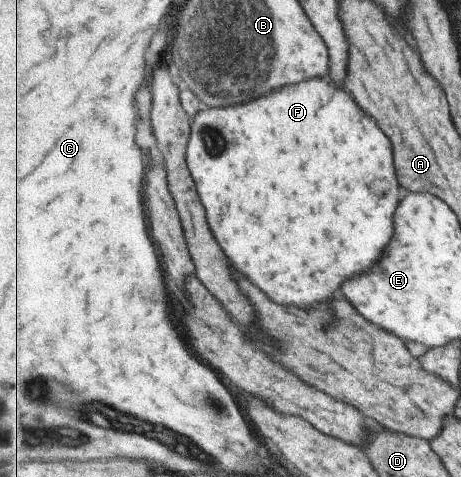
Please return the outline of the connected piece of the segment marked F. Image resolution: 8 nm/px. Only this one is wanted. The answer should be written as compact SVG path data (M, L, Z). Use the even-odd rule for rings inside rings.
M314 78L298 84L286 84L286 89L278 89L278 93L268 93L266 97L248 101L244 105L230 105L222 109L201 109L192 119L191 136L187 147L187 162L198 185L198 193L202 203L206 205L210 227L218 237L218 243L234 263L238 271L242 271L254 285L258 285L264 293L268 293L280 305L296 305L296 307L314 307L334 297L334 291L344 283L344 279L352 275L361 276L381 263L396 233L394 213L400 203L400 183L394 167L394 151L388 135L378 127L374 117L364 113L354 97L342 87L334 85L330 79Z

